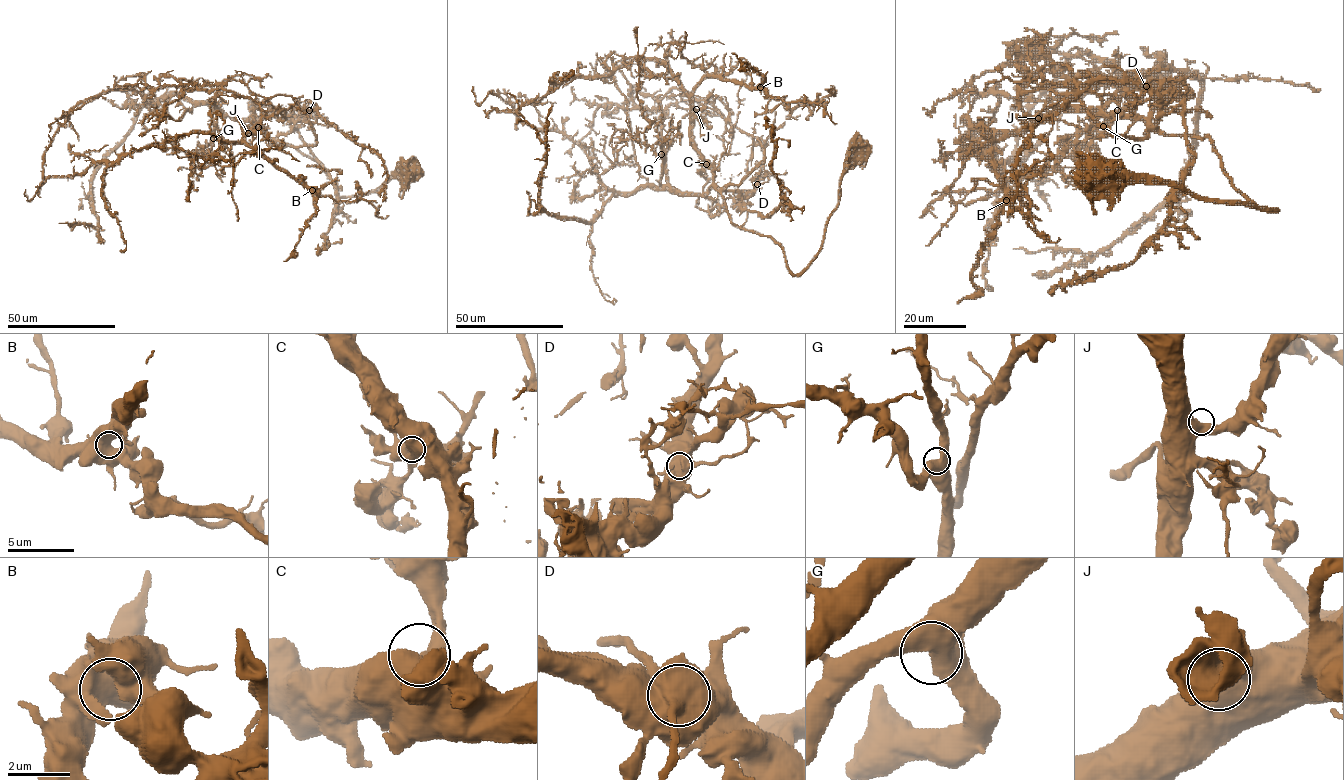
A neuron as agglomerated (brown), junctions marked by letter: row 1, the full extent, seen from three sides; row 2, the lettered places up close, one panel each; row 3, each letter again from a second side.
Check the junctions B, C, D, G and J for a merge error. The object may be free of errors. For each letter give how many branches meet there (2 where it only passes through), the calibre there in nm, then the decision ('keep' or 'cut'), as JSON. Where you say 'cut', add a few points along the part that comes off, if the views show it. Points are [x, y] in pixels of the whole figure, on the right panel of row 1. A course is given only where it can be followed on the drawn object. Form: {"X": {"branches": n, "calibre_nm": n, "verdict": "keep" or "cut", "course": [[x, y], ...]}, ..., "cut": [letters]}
{"B": {"branches": 2, "calibre_nm": 700, "verdict": "keep"}, "C": {"branches": 2, "calibre_nm": 600, "verdict": "keep"}, "D": {"branches": 2, "calibre_nm": 900, "verdict": "cut", "course": [[1146, 86], [1126, 75], [1136, 80], [1134, 95], [1127, 102], [1101, 98], [1080, 82], [1033, 78], [1014, 65]]}, "G": {"branches": 2, "calibre_nm": 750, "verdict": "keep"}, "J": {"branches": 2, "calibre_nm": 600, "verdict": "keep"}, "cut": ["D"]}

